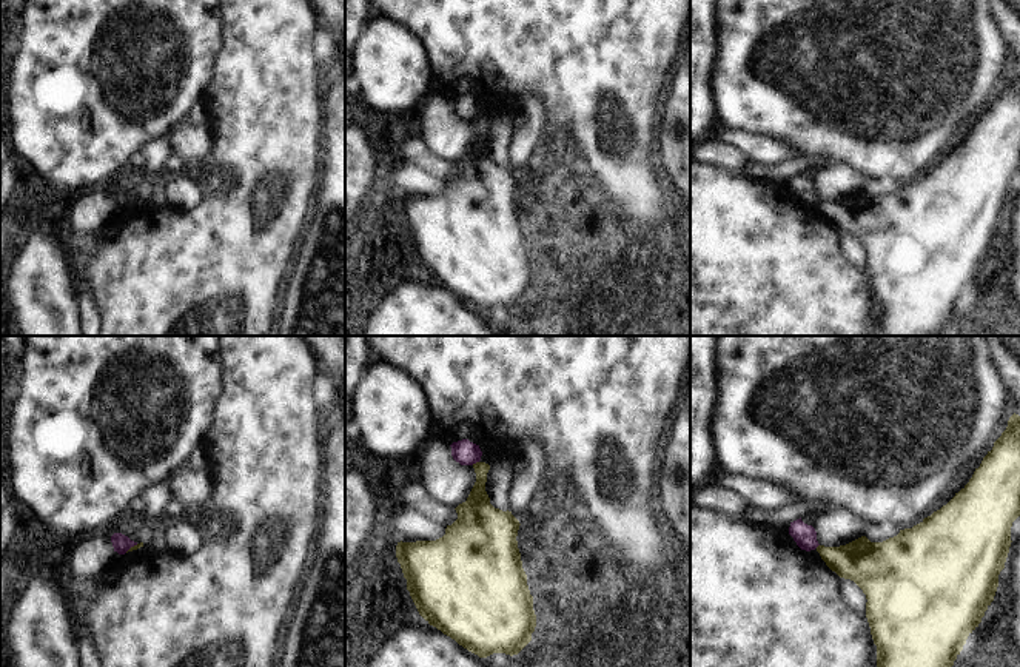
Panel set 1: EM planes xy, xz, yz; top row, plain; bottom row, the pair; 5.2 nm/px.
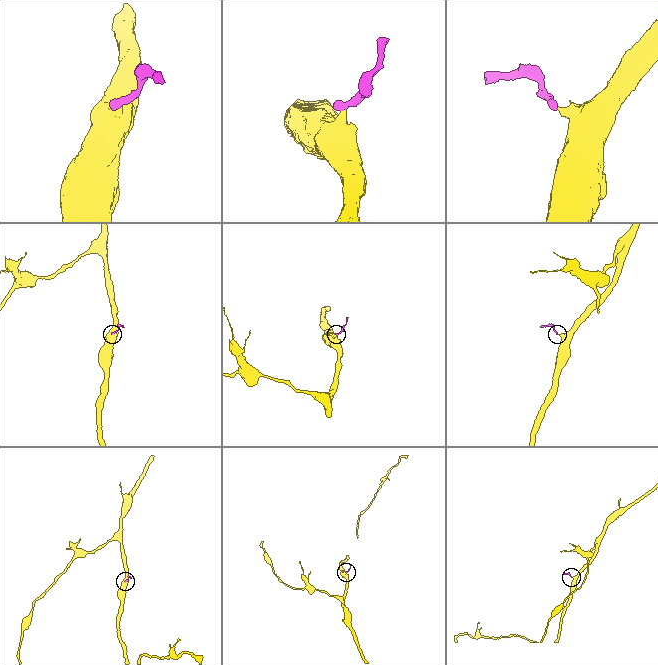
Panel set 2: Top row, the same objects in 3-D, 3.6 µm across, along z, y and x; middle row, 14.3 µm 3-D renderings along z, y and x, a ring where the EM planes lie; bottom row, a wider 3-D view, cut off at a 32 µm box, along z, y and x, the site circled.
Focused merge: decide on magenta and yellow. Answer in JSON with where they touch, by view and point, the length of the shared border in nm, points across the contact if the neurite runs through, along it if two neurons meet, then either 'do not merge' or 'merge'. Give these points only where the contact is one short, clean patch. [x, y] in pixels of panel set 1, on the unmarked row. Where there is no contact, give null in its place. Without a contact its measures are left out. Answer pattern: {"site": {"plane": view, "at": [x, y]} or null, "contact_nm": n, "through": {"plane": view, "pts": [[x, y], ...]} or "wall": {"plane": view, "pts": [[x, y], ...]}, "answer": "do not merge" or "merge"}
{"site": {"plane": "xz", "at": [475, 117]}, "contact_nm": 40, "wall": {"plane": "xz", "pts": [[478, 116], [472, 119]]}, "answer": "do not merge"}

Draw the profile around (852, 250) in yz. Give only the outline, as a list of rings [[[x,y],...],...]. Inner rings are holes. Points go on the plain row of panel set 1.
[[[840,233],[840,248],[841,254],[858,268],[866,268],[866,250],[863,245],[851,234]]]

